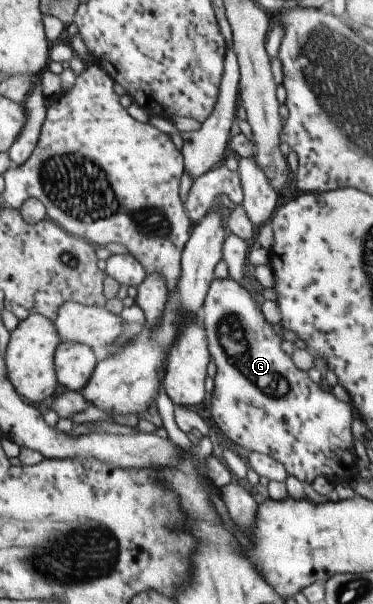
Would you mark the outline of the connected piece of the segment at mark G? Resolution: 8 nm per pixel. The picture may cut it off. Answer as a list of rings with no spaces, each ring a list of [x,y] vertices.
[[[230,277],[223,279],[212,279],[209,282],[203,303],[200,308],[200,318],[204,325],[205,335],[207,338],[207,349],[209,352],[209,358],[214,360],[216,367],[216,373],[213,377],[213,391],[211,393],[210,402],[210,422],[216,424],[218,430],[234,444],[238,444],[244,448],[244,450],[250,450],[254,452],[259,452],[278,462],[281,462],[286,469],[286,472],[293,477],[296,477],[300,482],[312,482],[316,476],[323,476],[330,483],[334,484],[336,482],[347,482],[355,474],[355,454],[352,443],[352,434],[350,433],[350,422],[352,422],[352,414],[350,413],[349,403],[344,403],[336,400],[332,395],[329,388],[325,387],[323,384],[315,384],[310,380],[306,372],[298,370],[294,367],[290,359],[290,355],[284,354],[280,350],[280,342],[282,338],[280,335],[276,334],[263,317],[261,310],[258,310],[258,306],[252,301],[250,294],[240,287],[235,280]]]

